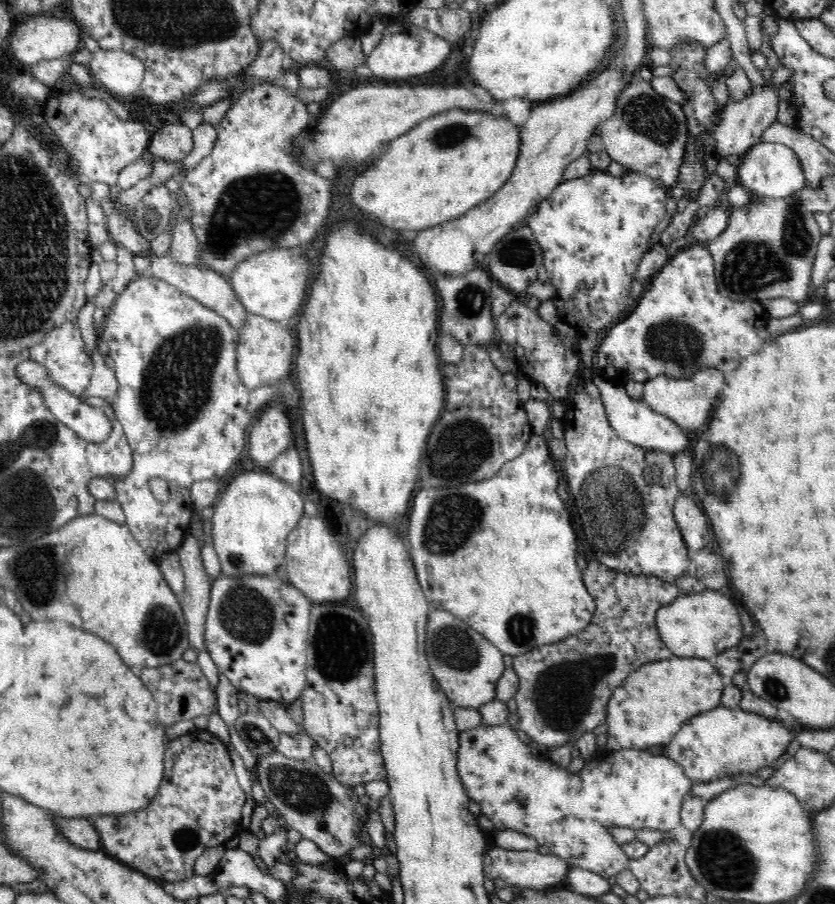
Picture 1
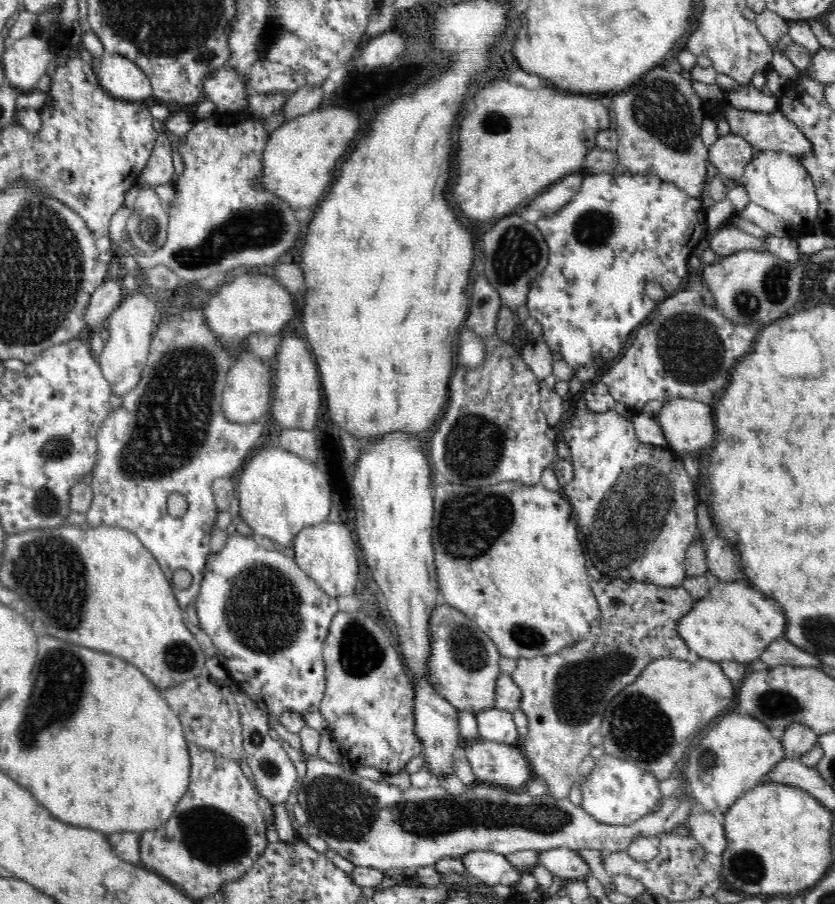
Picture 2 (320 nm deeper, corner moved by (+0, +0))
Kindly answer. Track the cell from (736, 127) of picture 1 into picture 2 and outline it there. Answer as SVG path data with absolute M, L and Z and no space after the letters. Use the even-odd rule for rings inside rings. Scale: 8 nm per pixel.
M729 133L716 140L709 149L709 162L716 167L718 174L740 184L740 176L746 164L752 160L756 150L742 137Z

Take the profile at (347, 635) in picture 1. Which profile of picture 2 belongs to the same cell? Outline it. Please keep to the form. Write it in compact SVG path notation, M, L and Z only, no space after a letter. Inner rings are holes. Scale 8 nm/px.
M357 610L355 612L338 612L329 628L327 640L324 640L323 647L323 657L324 657L324 673L326 674L326 692L324 692L324 698L320 702L320 714L326 719L328 723L327 732L334 738L334 742L338 742L340 745L340 750L345 758L348 765L362 765L362 766L374 766L378 770L381 770L385 775L394 774L402 771L404 766L412 760L412 758L418 756L423 752L422 741L418 739L416 731L414 731L414 687L410 683L410 676L406 673L404 665L402 665L402 659L400 659L400 654L396 648L396 640L393 635L388 634L386 631L382 630L378 626L374 618L362 613L362 611Z

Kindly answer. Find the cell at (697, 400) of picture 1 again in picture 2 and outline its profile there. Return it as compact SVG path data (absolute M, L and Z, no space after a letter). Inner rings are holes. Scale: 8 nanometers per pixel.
M668 400L656 414L669 448L681 456L698 454L714 442L712 405L696 400Z

